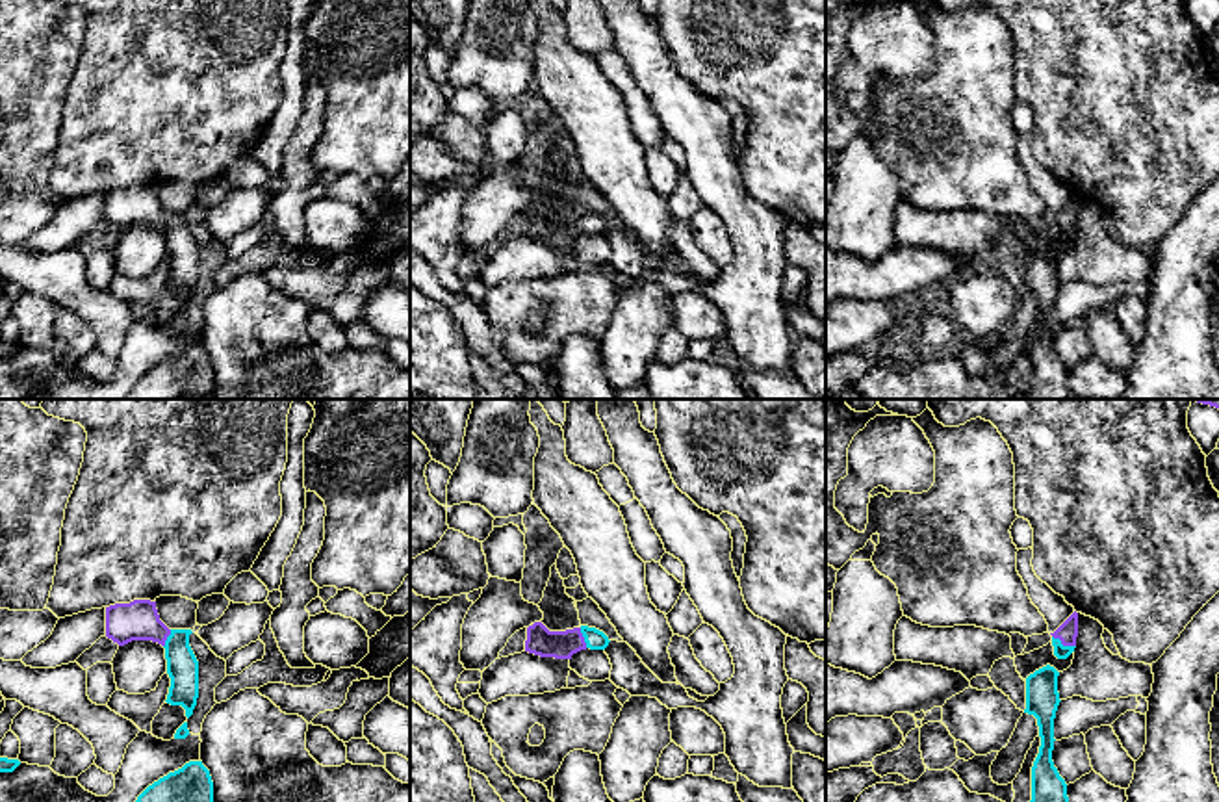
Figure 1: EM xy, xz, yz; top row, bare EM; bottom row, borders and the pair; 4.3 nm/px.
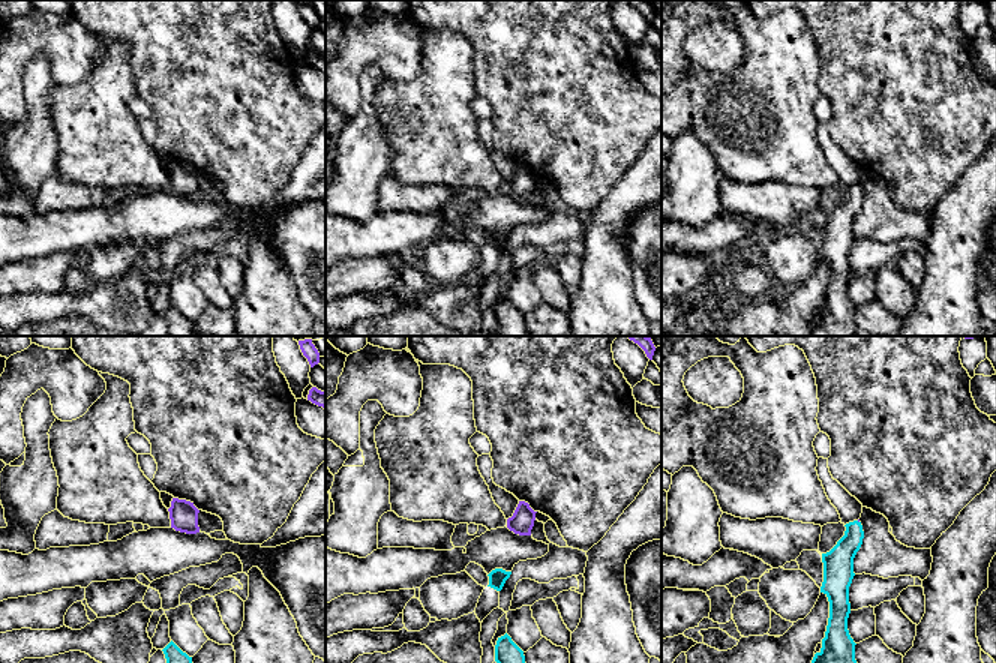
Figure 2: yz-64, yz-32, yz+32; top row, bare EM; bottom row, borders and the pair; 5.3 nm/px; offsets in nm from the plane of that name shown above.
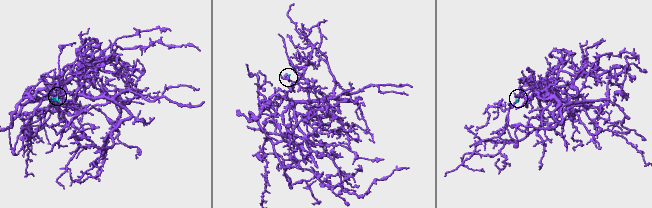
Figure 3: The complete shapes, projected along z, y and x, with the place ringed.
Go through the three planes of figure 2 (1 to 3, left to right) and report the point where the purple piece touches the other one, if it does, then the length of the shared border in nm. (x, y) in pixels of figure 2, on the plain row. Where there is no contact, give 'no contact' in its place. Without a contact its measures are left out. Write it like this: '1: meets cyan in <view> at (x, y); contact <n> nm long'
1: no contact
2: no contact
3: no contact

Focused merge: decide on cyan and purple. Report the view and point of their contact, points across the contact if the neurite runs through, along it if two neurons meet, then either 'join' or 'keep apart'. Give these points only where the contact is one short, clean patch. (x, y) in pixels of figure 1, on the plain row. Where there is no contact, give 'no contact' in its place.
contact yz (1062, 229); way yz (1062, 236), (1062, 229), (1067, 216); join

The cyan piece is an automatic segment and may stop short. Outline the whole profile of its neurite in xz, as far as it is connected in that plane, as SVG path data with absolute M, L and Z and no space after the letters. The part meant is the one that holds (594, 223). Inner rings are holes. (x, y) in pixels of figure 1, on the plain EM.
M534 206L527 212L525 236L540 241L571 243L581 234L605 234L609 221L588 210L549 215L542 206Z

